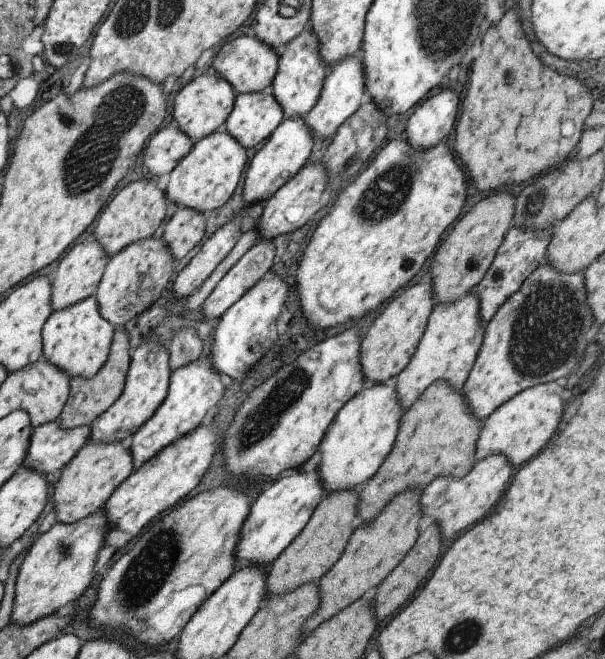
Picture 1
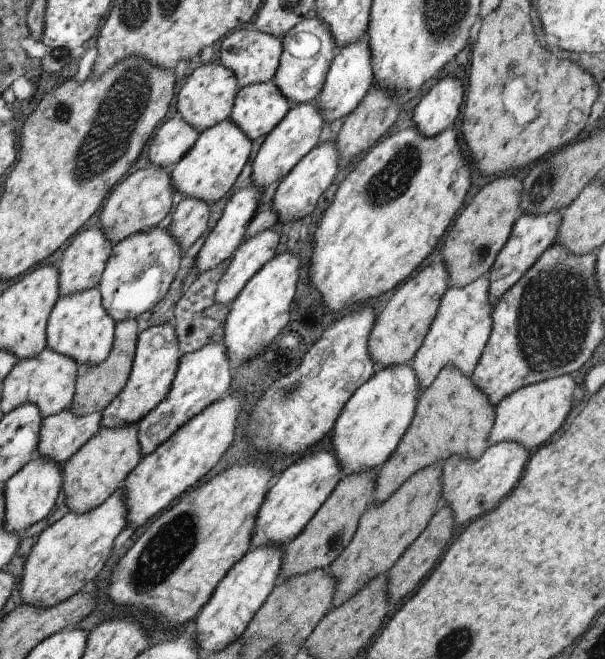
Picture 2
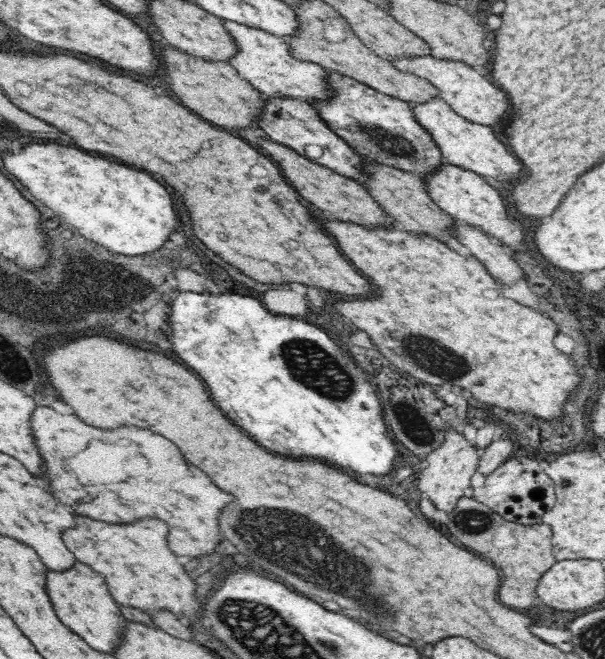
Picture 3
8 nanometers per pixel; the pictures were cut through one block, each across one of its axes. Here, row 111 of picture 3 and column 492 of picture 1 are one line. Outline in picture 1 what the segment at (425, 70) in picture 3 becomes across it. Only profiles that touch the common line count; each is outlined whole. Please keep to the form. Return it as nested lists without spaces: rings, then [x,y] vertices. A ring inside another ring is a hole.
[[[494,453],[479,459],[459,479],[445,475],[437,476],[423,488],[419,511],[425,518],[429,518],[429,516],[433,518],[433,523],[439,526],[440,538],[451,537],[453,534],[465,530],[467,526],[475,524],[479,518],[483,518],[495,506],[495,502],[503,496],[515,470],[502,453]]]

